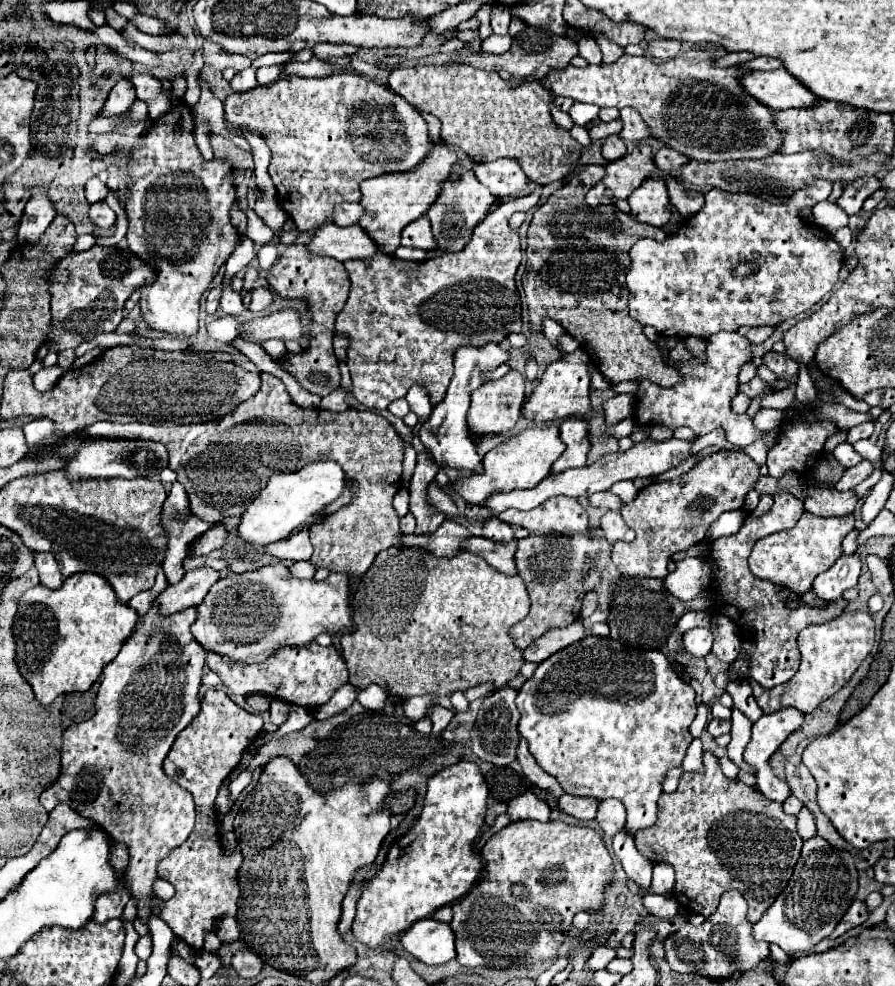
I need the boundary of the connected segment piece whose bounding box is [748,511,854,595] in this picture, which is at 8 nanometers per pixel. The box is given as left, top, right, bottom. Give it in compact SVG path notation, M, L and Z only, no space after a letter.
M804 513L800 521L788 529L768 537L762 537L750 557L750 571L758 579L766 579L772 583L780 583L794 593L806 593L812 587L814 577L830 569L842 557L842 539L854 529L854 515L846 517L816 517L812 513Z

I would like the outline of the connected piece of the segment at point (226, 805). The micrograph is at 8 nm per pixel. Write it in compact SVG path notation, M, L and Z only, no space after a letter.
M224 781L224 783L222 783L222 787L220 787L220 791L218 791L218 797L216 797L216 809L218 809L220 813L228 813L228 811L232 809L232 803L230 803L230 799L228 799L228 783L230 783L230 781Z

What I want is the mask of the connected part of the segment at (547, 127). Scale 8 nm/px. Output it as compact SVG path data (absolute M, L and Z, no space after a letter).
M412 65L412 67L400 67L400 69L390 71L390 79L388 79L388 81L390 81L392 91L398 93L398 95L402 95L408 103L416 105L420 111L426 111L426 113L436 115L436 117L442 121L442 139L448 141L448 143L452 143L452 145L456 145L460 151L464 151L464 153L466 153L472 161L476 161L476 163L496 161L496 159L502 159L502 157L504 157L504 159L518 159L520 165L522 165L522 169L524 169L524 173L526 173L526 177L530 177L530 181L534 181L534 183L538 183L538 185L548 185L548 183L560 181L560 179L566 175L566 171L578 167L580 149L582 149L582 147L570 137L570 133L568 133L566 129L560 129L560 127L552 121L552 115L550 115L550 99L552 99L550 89L542 87L538 81L534 81L534 83L522 83L522 85L512 87L512 85L508 85L508 81L500 79L498 73L494 73L494 71L482 71L482 69L476 69L476 67L470 67L470 65L448 65L448 67L446 67L446 65Z

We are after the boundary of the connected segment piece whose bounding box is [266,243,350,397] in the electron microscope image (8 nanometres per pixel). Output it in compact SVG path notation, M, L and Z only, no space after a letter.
M288 245L282 257L270 267L266 275L268 287L280 295L282 299L302 299L308 303L310 315L312 315L312 329L310 329L310 345L300 353L288 353L286 361L282 363L282 369L290 373L302 389L308 393L326 397L336 387L340 387L340 373L336 373L338 361L332 353L332 337L334 337L334 321L340 309L346 303L346 297L350 293L350 279L340 261L334 261L332 257L320 257L312 255L304 245Z

